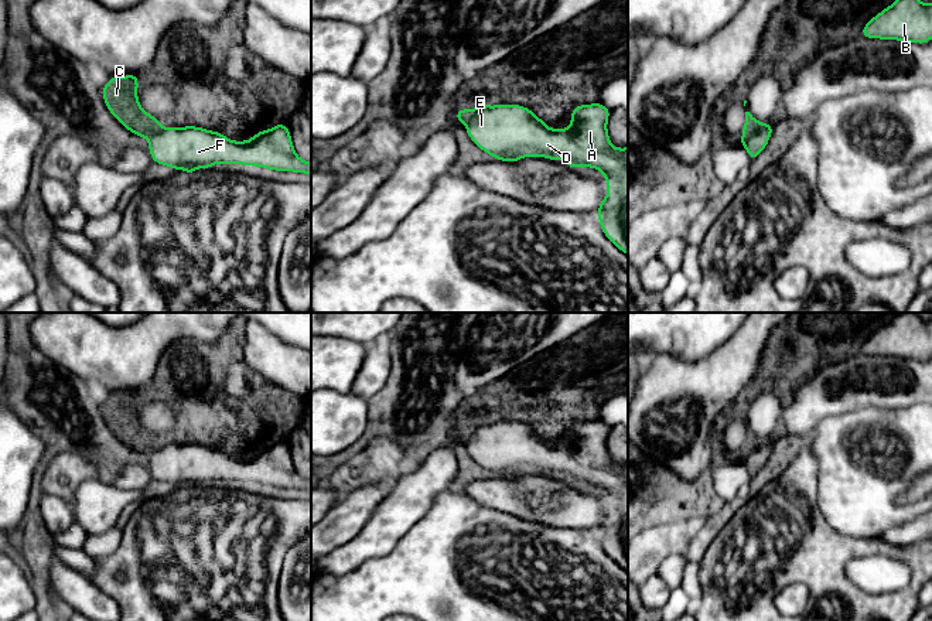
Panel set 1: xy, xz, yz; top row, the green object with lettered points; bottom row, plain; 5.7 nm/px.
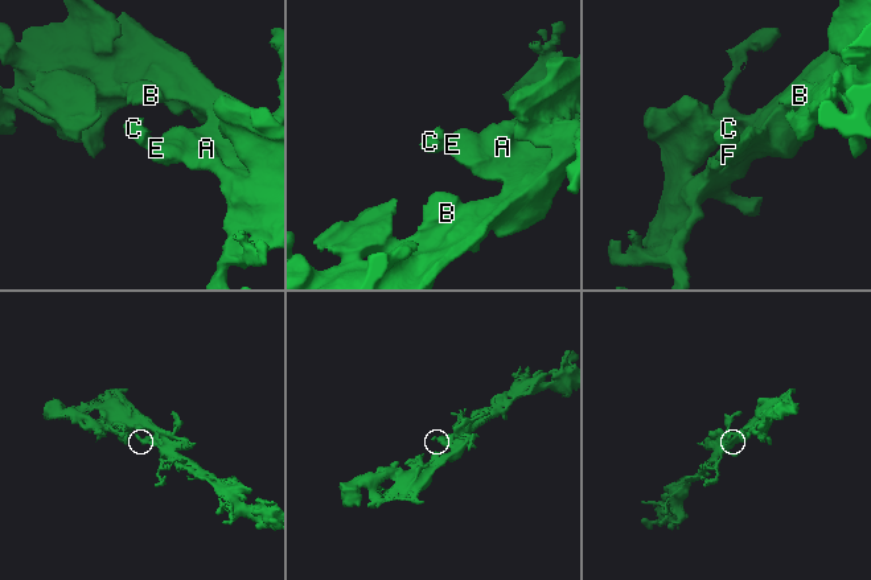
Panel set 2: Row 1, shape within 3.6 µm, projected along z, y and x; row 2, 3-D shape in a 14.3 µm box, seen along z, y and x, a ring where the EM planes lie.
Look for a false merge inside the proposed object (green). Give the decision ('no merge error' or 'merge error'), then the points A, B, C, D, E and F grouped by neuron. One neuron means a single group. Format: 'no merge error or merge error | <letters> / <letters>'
merge error | A B D E F / C

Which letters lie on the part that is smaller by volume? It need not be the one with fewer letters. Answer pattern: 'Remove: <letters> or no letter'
Remove: C

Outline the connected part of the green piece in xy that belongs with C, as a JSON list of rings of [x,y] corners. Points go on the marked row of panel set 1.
[[[139,74],[110,76],[102,88],[103,100],[116,120],[139,137],[147,137],[160,130],[160,119],[144,112],[137,99]]]

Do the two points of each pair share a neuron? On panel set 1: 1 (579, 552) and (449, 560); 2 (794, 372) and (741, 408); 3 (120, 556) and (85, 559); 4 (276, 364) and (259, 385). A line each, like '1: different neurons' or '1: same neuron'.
1: same neuron
2: same neuron
3: different neurons
4: different neurons

